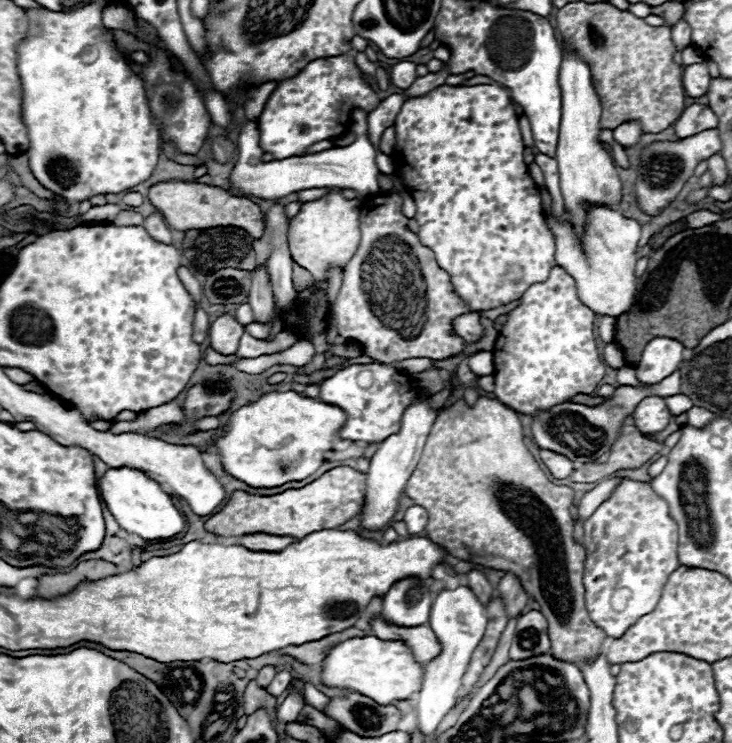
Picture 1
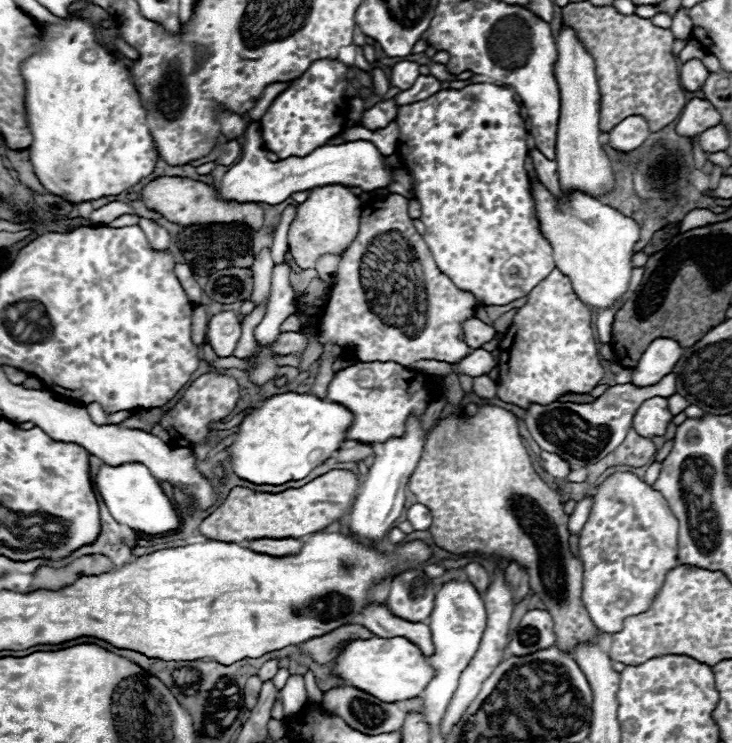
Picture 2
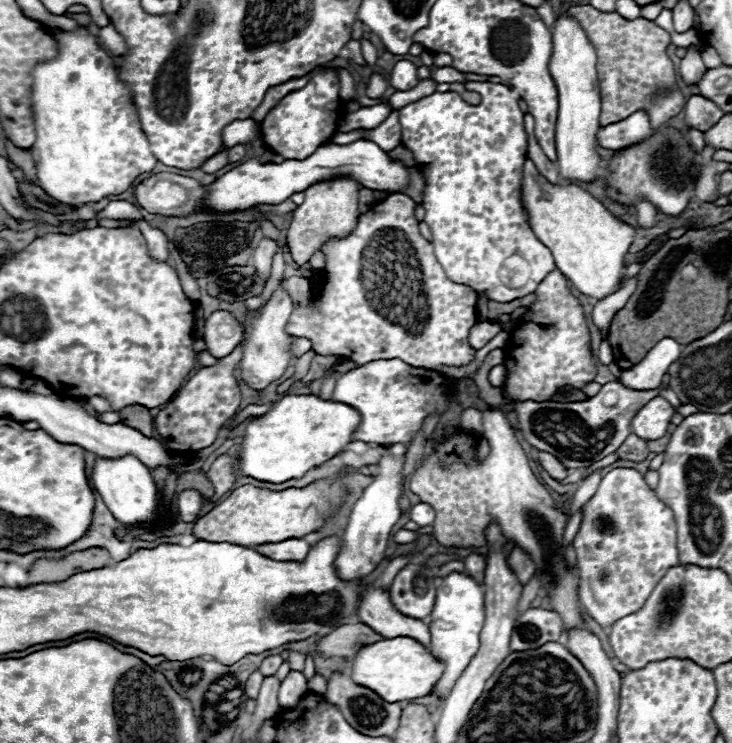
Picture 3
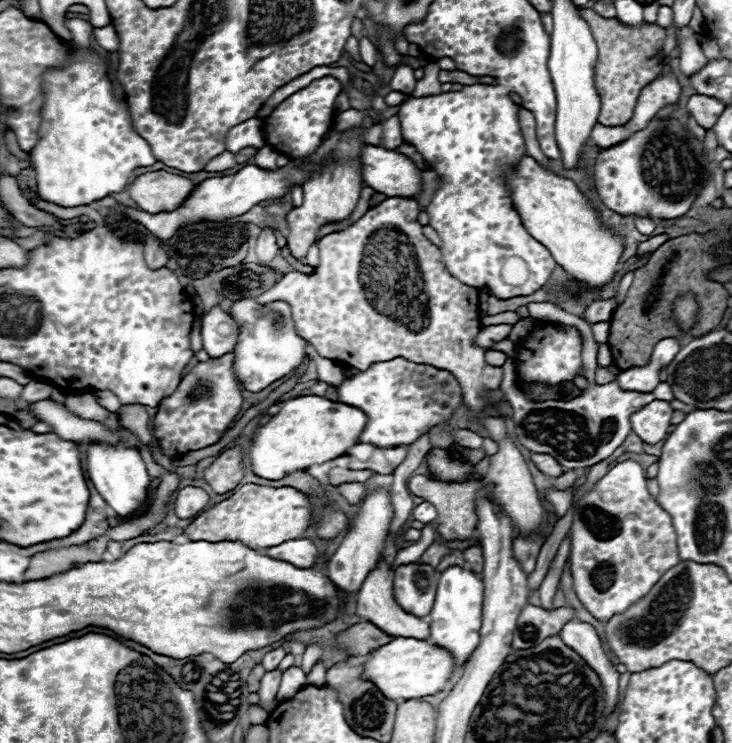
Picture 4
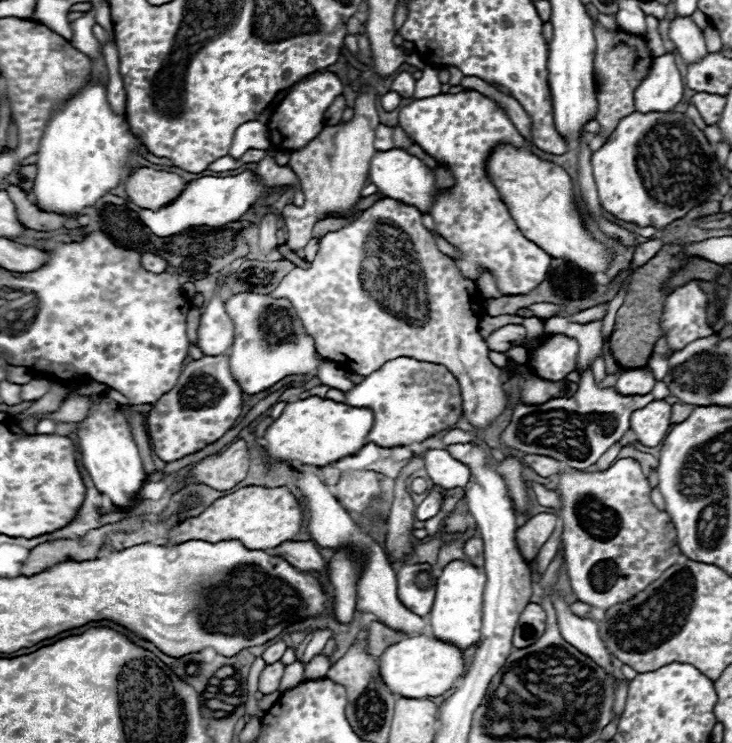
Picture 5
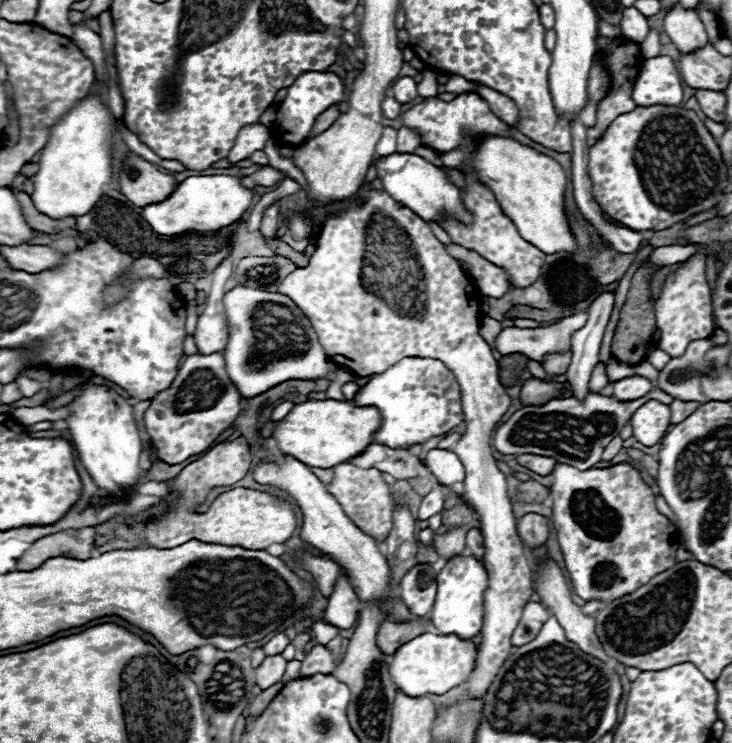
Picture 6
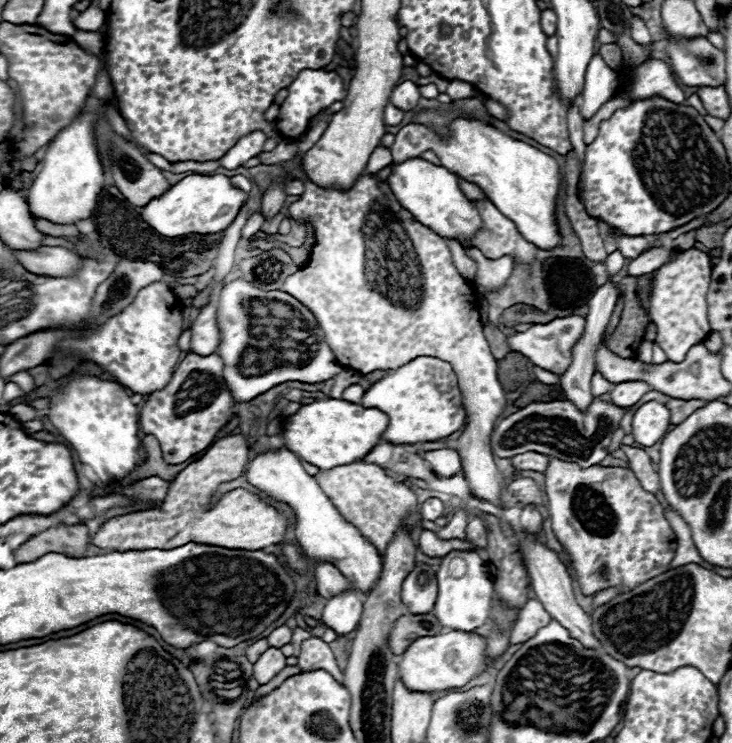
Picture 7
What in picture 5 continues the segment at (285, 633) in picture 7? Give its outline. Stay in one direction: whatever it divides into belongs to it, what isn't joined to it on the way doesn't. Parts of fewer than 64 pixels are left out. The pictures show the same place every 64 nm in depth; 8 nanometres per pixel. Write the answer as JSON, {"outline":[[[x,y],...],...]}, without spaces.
{"outline":[[[280,640],[280,642],[276,642],[276,644],[272,644],[272,646],[268,646],[268,650],[262,654],[262,658],[264,658],[264,662],[266,664],[274,664],[276,660],[280,660],[282,658],[282,654],[286,652],[286,642],[284,640]]]}

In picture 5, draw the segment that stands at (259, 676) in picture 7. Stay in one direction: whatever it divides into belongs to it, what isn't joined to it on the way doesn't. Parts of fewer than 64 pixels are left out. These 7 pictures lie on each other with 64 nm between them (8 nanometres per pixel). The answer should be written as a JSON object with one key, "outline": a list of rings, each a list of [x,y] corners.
{"outline":[[[276,662],[272,666],[266,666],[260,674],[260,680],[258,680],[258,690],[262,694],[272,694],[278,690],[278,684],[280,684],[280,678],[282,678],[282,672],[284,672],[284,664],[282,662]]]}

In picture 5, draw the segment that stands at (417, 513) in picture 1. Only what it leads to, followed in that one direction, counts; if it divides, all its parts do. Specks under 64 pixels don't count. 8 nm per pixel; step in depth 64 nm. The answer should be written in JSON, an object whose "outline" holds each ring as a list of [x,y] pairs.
{"outline":[[[434,486],[432,494],[430,494],[430,496],[426,496],[426,498],[424,498],[424,502],[414,510],[416,520],[422,520],[422,522],[424,522],[424,520],[430,520],[432,516],[436,516],[436,514],[438,514],[438,510],[440,510],[442,494],[444,494],[444,488]]]}

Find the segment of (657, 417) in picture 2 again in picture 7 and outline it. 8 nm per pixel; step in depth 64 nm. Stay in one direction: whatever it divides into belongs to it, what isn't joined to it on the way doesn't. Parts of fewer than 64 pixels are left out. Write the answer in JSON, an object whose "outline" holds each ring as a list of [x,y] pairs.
{"outline":[[[650,400],[634,412],[632,436],[642,446],[654,446],[668,432],[668,426],[670,426],[670,410],[664,404]]]}

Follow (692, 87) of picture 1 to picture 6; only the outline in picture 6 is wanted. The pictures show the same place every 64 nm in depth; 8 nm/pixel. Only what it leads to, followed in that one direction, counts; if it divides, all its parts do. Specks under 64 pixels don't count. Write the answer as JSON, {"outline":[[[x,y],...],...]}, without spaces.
{"outline":[[[678,4],[666,14],[664,32],[682,54],[692,54],[708,42],[704,24],[700,22],[696,10],[684,10]]]}

